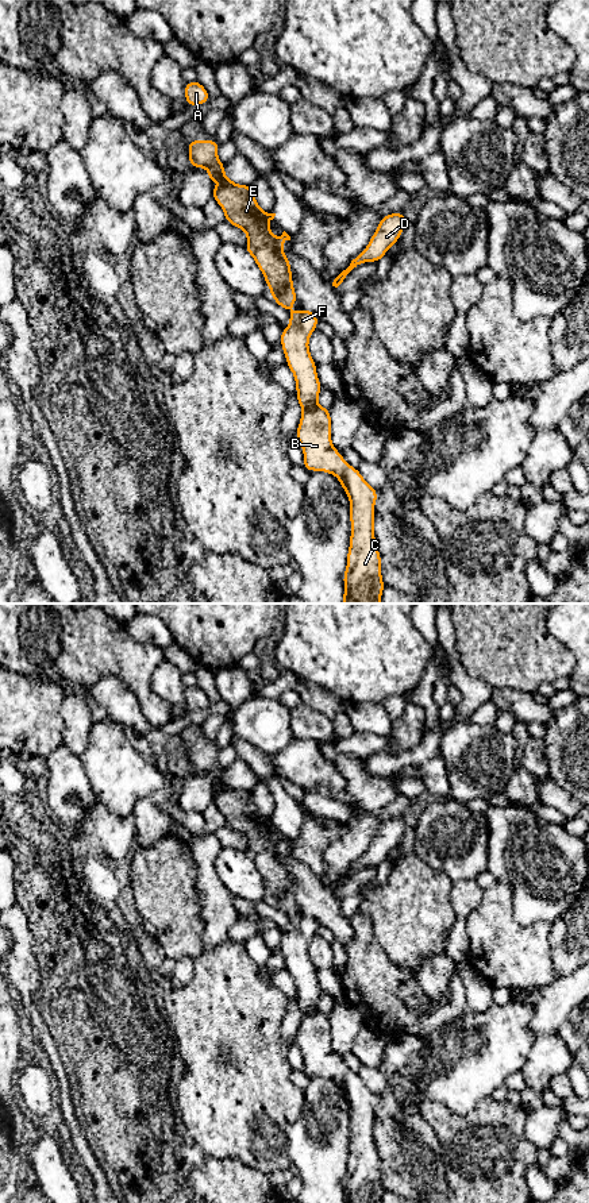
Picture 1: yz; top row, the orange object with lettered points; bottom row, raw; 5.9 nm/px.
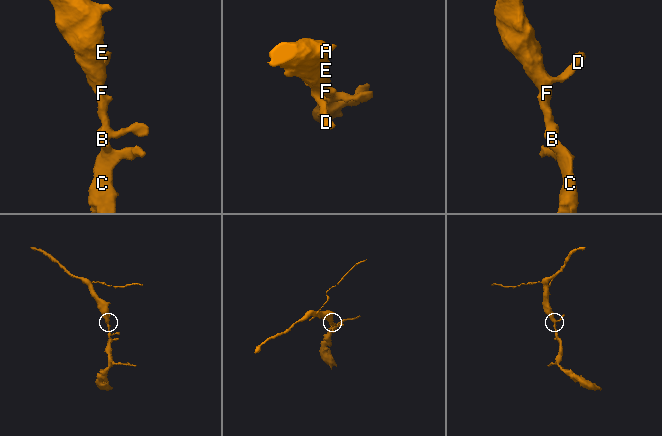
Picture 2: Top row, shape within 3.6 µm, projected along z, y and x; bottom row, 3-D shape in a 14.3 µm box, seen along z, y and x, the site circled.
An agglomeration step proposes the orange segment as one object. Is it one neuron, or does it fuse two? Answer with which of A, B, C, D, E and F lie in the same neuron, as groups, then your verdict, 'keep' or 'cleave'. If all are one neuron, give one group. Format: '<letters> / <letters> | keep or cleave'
A B C D E F | keep

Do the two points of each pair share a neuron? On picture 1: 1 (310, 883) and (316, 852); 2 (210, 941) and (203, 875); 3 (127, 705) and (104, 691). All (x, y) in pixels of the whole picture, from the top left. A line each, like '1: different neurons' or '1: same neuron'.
1: different neurons
2: same neuron
3: same neuron

